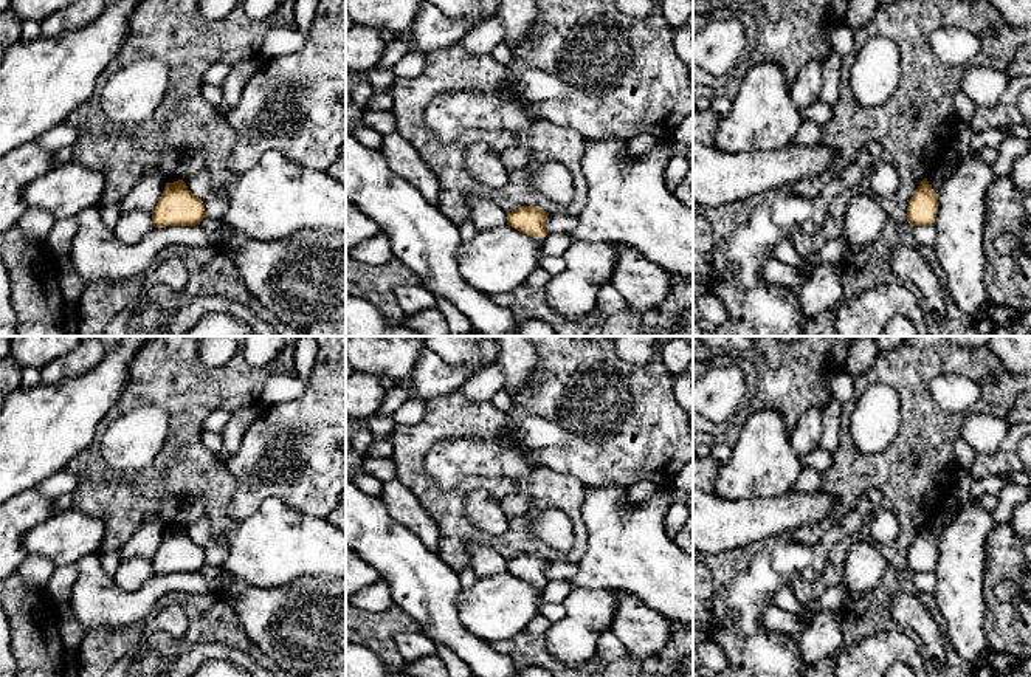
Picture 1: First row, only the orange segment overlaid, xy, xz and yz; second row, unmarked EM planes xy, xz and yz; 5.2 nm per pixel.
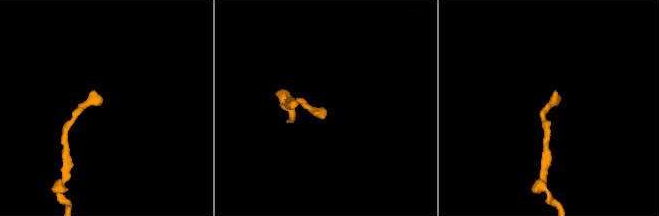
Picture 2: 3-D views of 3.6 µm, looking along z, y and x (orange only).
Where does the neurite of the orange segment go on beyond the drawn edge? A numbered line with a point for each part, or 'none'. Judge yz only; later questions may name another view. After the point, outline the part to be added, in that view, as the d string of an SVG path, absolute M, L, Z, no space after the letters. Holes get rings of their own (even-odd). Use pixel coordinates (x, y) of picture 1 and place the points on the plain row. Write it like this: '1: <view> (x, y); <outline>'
1: yz (941, 519); M958 500L958 505L952 511L936 511L936 514L932 517L932 521L927 524L929 531L935 539L938 539L941 530L947 525L950 525L958 513L961 510L961 502Z

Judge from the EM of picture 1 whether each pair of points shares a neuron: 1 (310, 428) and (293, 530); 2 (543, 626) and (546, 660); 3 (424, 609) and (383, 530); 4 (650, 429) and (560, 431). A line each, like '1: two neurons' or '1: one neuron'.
1: two neurons
2: two neurons
3: one neuron
4: one neuron

